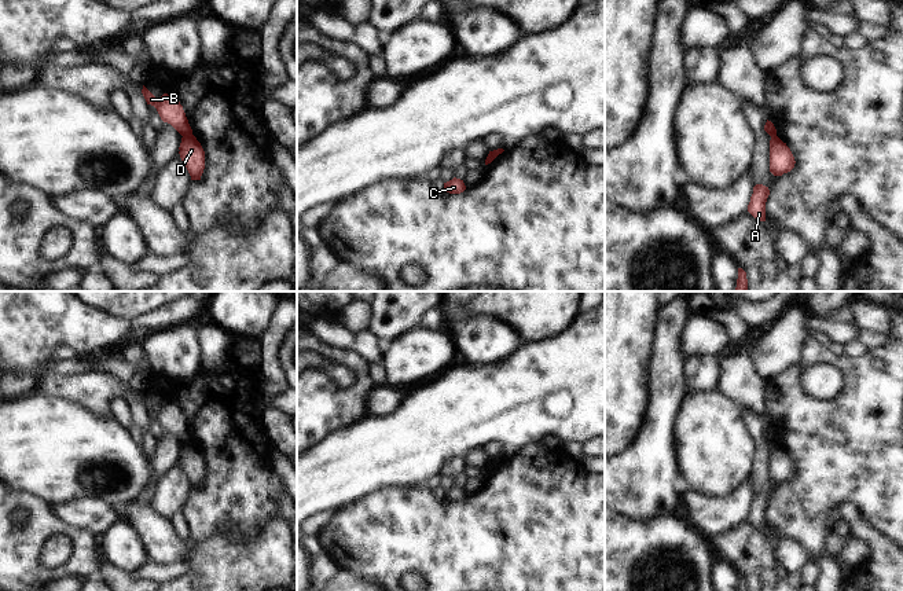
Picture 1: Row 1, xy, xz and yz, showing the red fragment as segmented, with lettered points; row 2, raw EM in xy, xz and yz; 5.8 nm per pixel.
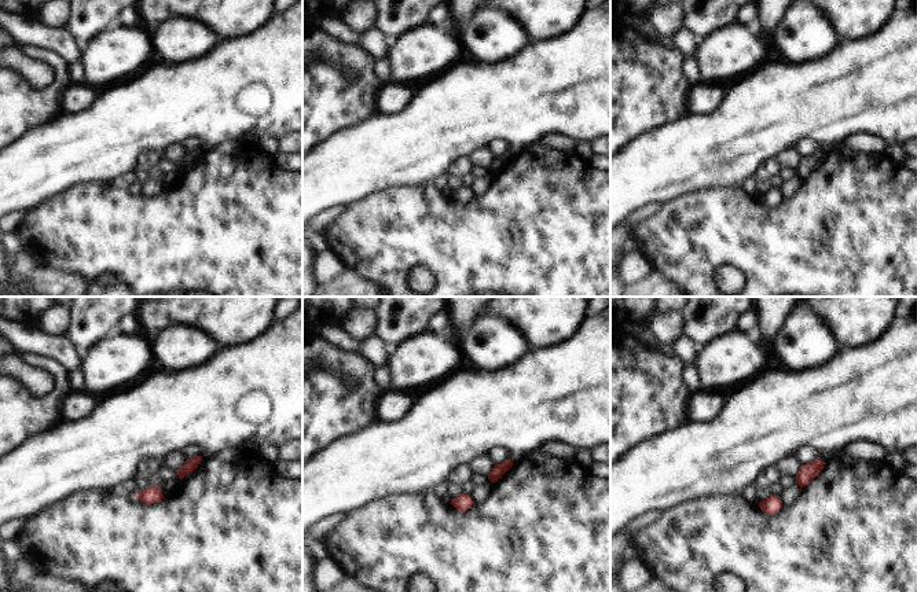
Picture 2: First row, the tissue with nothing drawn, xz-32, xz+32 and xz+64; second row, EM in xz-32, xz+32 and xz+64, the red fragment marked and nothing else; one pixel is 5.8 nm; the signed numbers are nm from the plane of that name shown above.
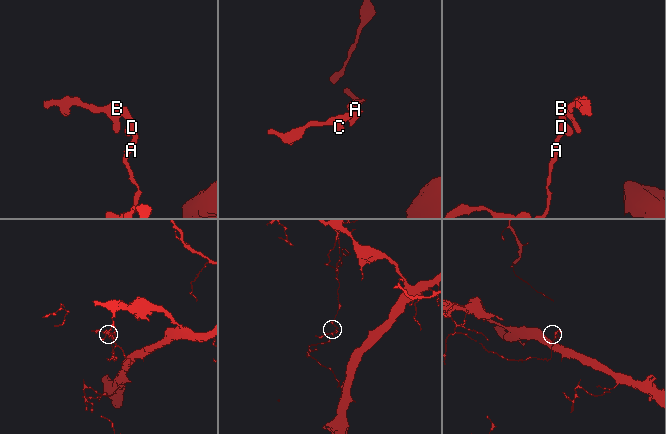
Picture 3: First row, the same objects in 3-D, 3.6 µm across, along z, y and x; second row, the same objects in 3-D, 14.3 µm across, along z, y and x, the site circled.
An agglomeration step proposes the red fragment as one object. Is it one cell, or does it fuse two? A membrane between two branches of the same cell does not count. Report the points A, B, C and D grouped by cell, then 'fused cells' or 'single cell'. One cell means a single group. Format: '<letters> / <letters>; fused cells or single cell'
A D / B C; fused cells

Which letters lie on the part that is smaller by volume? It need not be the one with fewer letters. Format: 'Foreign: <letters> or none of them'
Foreign: B, C

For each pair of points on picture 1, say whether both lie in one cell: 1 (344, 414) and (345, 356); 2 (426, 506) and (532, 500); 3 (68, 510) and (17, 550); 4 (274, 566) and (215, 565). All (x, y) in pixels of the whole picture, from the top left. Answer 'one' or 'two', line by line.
1: one
2: one
3: two
4: one

